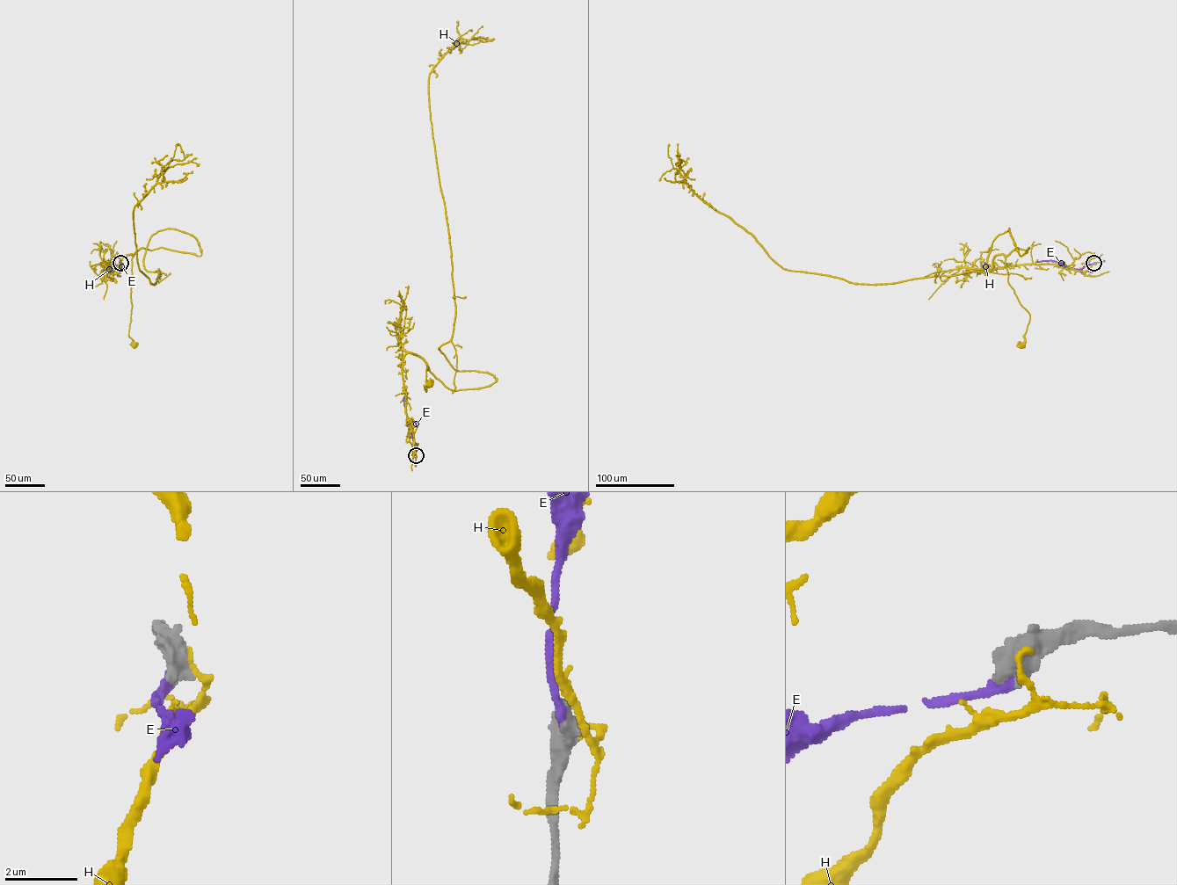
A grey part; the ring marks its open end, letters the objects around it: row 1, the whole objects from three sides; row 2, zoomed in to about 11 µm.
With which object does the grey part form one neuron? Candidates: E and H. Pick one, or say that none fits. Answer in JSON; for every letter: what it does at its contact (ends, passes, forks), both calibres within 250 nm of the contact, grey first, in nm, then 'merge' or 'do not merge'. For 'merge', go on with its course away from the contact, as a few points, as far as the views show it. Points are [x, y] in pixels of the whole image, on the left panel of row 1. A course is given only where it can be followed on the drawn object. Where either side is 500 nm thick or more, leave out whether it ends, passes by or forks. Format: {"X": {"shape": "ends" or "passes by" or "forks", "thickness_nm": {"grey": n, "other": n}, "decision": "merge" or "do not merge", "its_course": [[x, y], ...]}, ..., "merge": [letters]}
{"E": {"thickness_nm": {"grey": 650, "other": 280}, "decision": "merge", "its_course": [[120, 263], [121, 267], [117, 269], [112, 261], [108, 262]]}, "H": {"thickness_nm": {"grey": 800, "other": 140}, "decision": "do not merge"}, "merge": ["E"]}

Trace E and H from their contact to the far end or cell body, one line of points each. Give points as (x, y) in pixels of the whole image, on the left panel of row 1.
E: (120, 263), (121, 267), (117, 269), (112, 261), (108, 262)
H: (120, 263), (119, 272), (112, 264), (107, 267), (113, 271), (125, 256), (133, 256), (128, 336), (134, 345)

